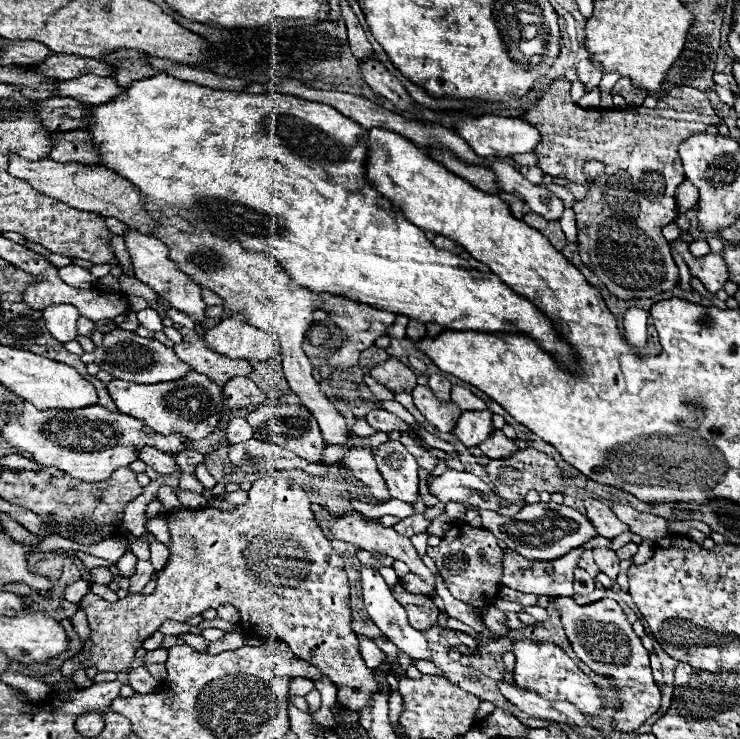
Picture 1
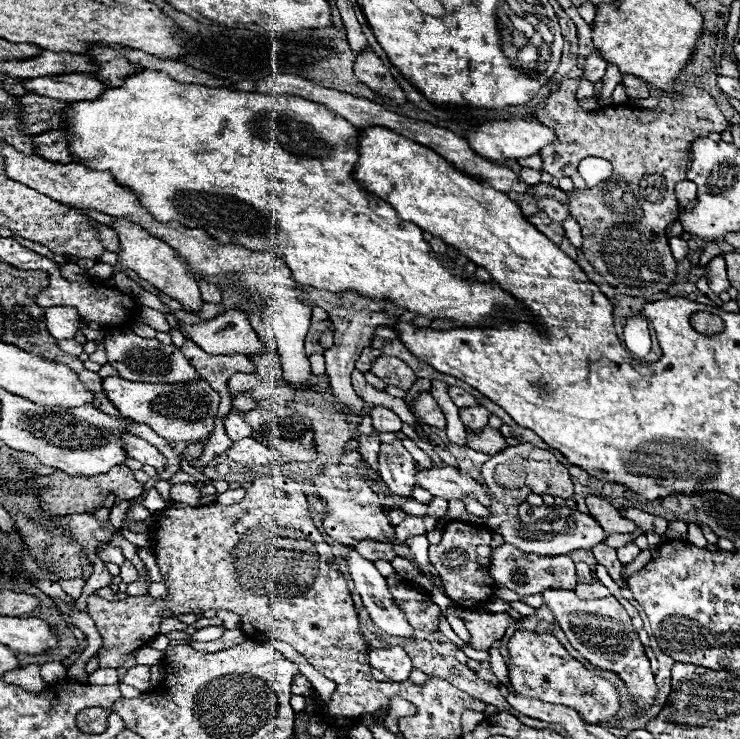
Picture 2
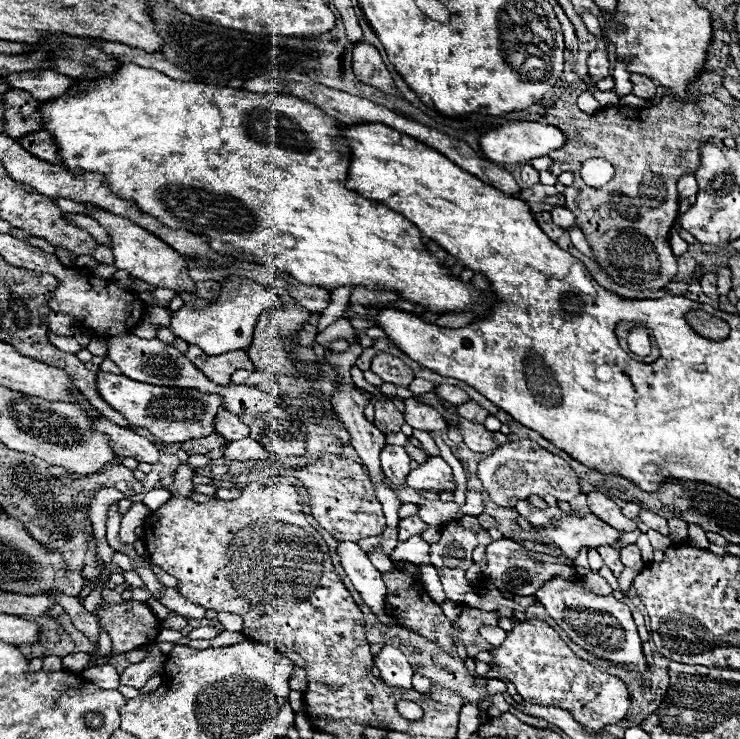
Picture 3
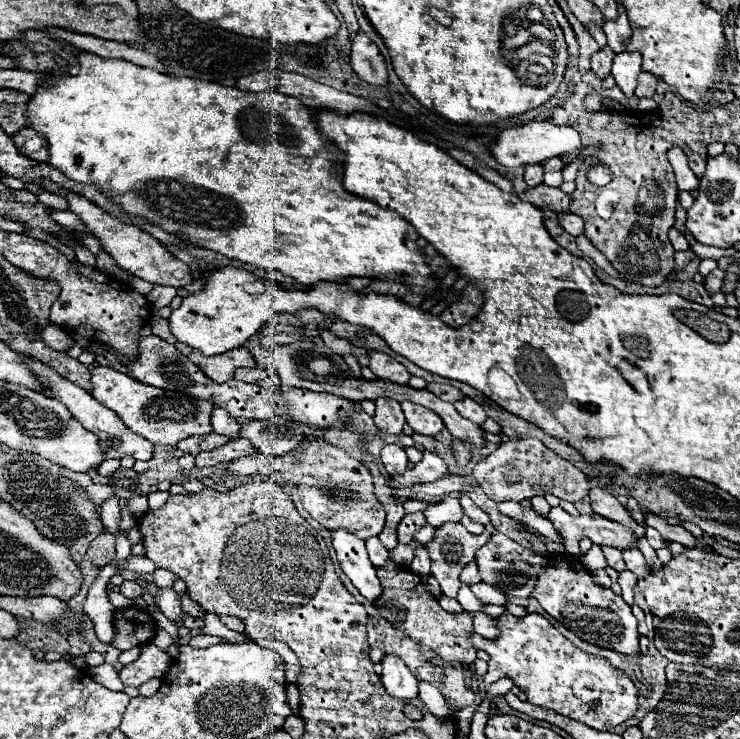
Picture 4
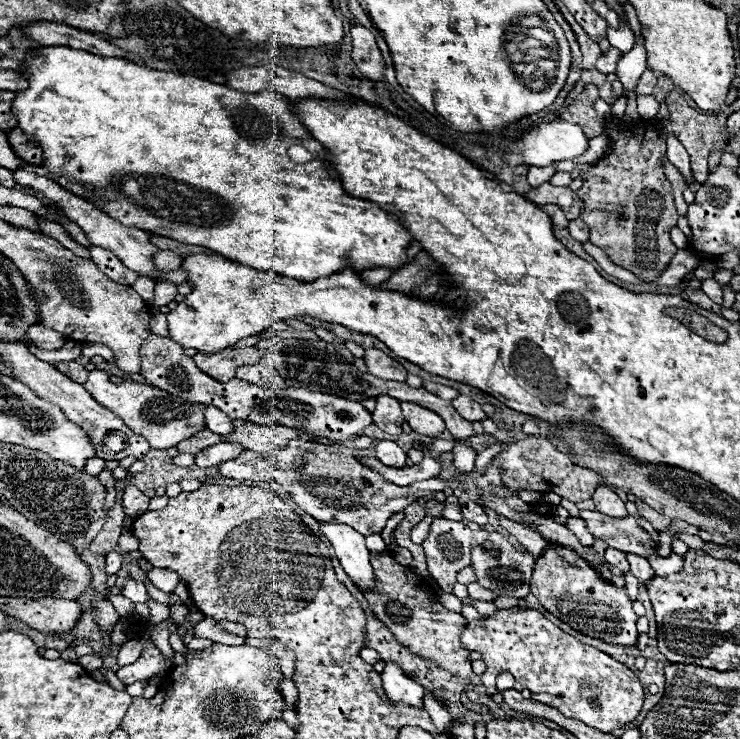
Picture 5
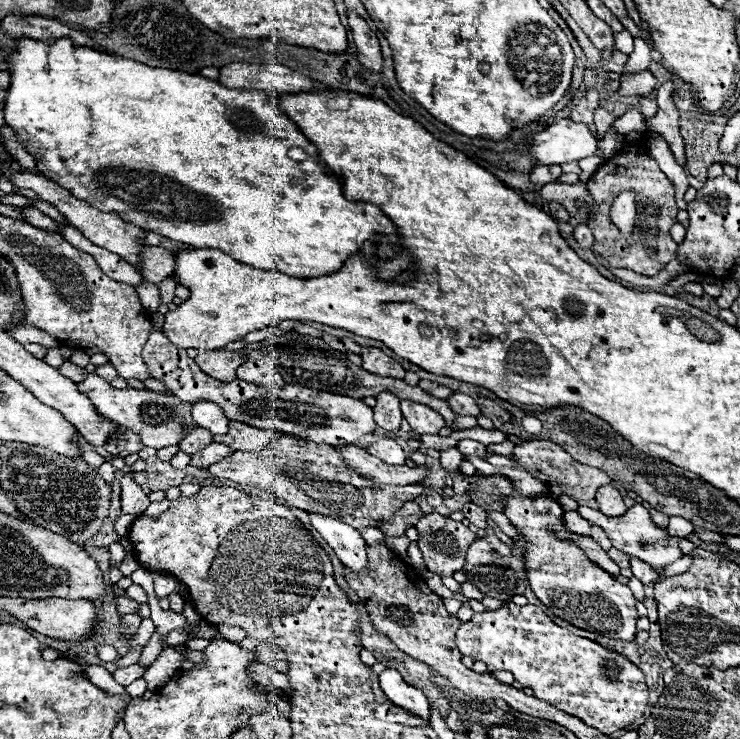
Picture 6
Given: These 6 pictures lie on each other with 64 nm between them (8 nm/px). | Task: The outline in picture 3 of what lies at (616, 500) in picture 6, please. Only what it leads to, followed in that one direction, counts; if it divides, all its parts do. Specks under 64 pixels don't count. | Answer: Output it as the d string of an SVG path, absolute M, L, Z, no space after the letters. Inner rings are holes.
M590 492L588 494L588 508L592 510L594 516L604 520L606 524L612 524L612 528L616 528L620 532L630 532L630 530L638 528L638 524L634 520L622 516L620 508L612 502L612 498L608 498L602 492Z

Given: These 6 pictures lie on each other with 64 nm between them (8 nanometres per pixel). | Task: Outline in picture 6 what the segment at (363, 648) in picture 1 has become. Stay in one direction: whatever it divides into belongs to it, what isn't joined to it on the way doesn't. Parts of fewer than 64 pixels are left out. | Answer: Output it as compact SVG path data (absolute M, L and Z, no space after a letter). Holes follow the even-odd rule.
M386 668L380 674L380 686L382 686L384 694L388 696L388 700L392 700L396 706L400 706L424 720L430 718L428 700L424 696L424 692L408 682L404 682L400 672L396 672L394 668Z

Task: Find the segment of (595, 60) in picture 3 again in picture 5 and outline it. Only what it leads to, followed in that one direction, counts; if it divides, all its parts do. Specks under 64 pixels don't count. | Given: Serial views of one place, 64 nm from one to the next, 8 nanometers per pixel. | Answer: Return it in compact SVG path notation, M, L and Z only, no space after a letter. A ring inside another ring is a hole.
M610 48L608 52L604 52L604 54L596 60L594 68L596 68L598 72L602 72L602 74L612 74L612 72L616 70L616 62L618 62L618 58L620 58L620 56L622 56L622 52L620 52L620 50Z

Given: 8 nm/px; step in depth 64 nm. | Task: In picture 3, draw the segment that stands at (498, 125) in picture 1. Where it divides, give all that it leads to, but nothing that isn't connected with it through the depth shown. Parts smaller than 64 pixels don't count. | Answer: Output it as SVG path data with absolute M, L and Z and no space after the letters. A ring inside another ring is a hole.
M506 122L480 136L480 148L488 160L500 164L518 164L538 156L546 156L550 150L558 150L566 142L566 136L556 128L540 122Z

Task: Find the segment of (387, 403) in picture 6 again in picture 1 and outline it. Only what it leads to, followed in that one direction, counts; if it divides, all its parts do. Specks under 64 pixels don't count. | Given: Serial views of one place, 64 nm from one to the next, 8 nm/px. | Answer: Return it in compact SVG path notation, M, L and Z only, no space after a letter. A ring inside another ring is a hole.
M374 410L370 414L366 414L366 422L376 430L376 432L392 432L392 430L412 430L416 436L420 436L418 430L414 430L410 424L406 424L404 420L400 420L398 416L386 412L386 410Z

